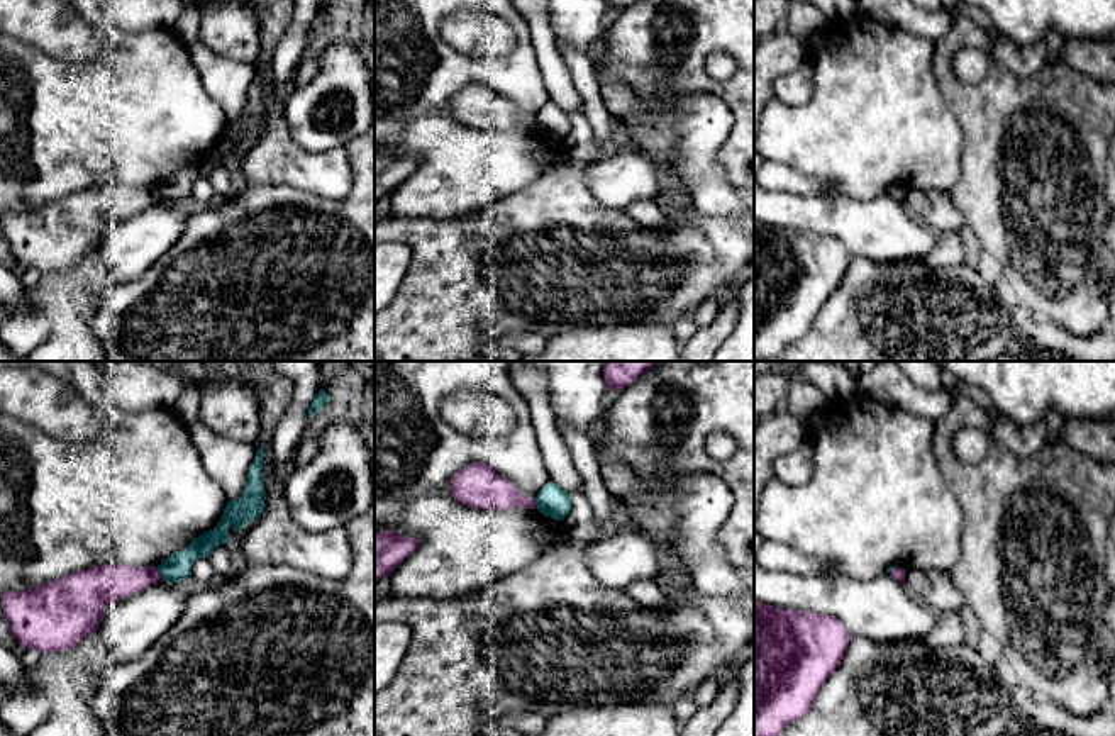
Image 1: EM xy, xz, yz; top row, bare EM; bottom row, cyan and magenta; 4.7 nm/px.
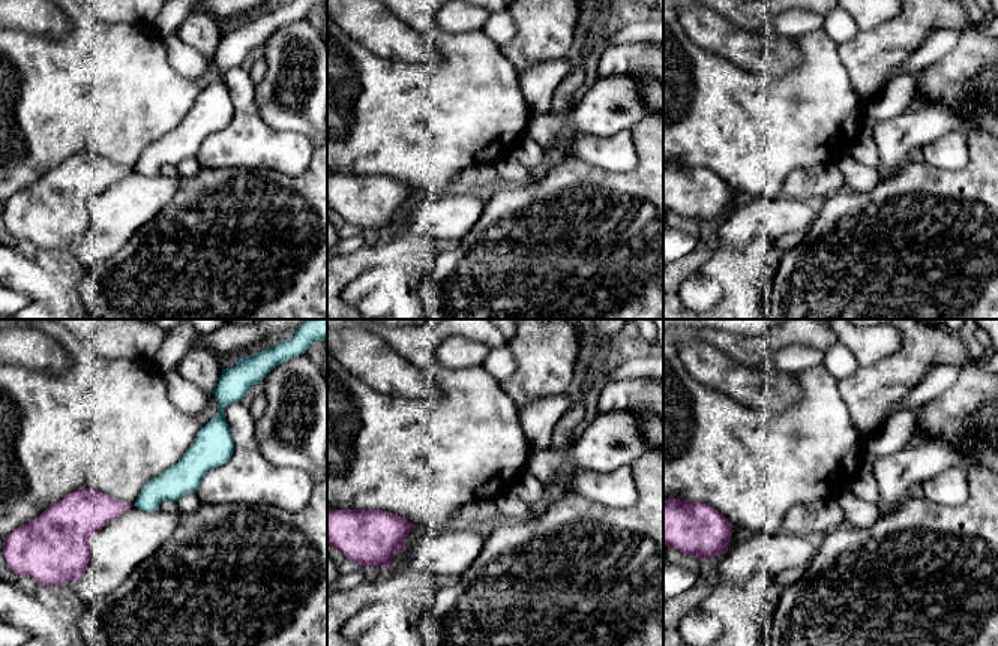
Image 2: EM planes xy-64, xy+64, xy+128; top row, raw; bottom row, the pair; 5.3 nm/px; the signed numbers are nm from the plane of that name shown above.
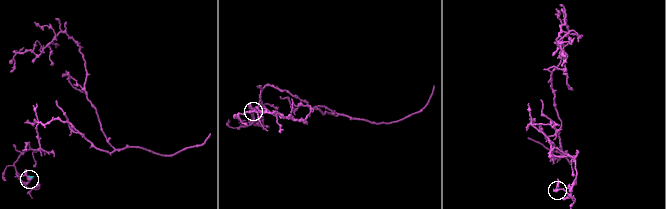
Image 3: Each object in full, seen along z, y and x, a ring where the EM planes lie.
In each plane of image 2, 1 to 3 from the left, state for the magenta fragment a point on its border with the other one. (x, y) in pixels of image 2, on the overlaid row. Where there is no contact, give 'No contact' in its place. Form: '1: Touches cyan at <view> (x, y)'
1: No contact
2: No contact
3: No contact

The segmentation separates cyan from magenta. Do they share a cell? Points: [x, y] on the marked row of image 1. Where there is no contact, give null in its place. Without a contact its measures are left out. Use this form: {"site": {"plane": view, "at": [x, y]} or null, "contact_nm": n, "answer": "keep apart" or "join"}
{"site": {"plane": "xy", "at": [160, 572]}, "contact_nm": 60, "answer": "keep apart"}

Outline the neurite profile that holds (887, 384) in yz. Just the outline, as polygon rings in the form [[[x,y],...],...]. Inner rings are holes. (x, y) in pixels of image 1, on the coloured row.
[[[878,361],[869,373],[859,376],[857,385],[864,397],[930,421],[944,417],[954,402],[946,388],[925,390],[915,385],[898,361]]]

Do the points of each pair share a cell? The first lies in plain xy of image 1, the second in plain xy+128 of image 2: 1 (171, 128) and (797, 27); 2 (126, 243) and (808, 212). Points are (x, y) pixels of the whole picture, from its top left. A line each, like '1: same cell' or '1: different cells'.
1: different cells
2: same cell

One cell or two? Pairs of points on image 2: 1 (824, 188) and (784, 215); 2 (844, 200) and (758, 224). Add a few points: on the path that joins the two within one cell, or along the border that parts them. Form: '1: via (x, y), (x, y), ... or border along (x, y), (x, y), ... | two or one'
1: border along (781, 195), (815, 204) | two
2: border along (817, 204), (817, 213), (809, 224) | two

